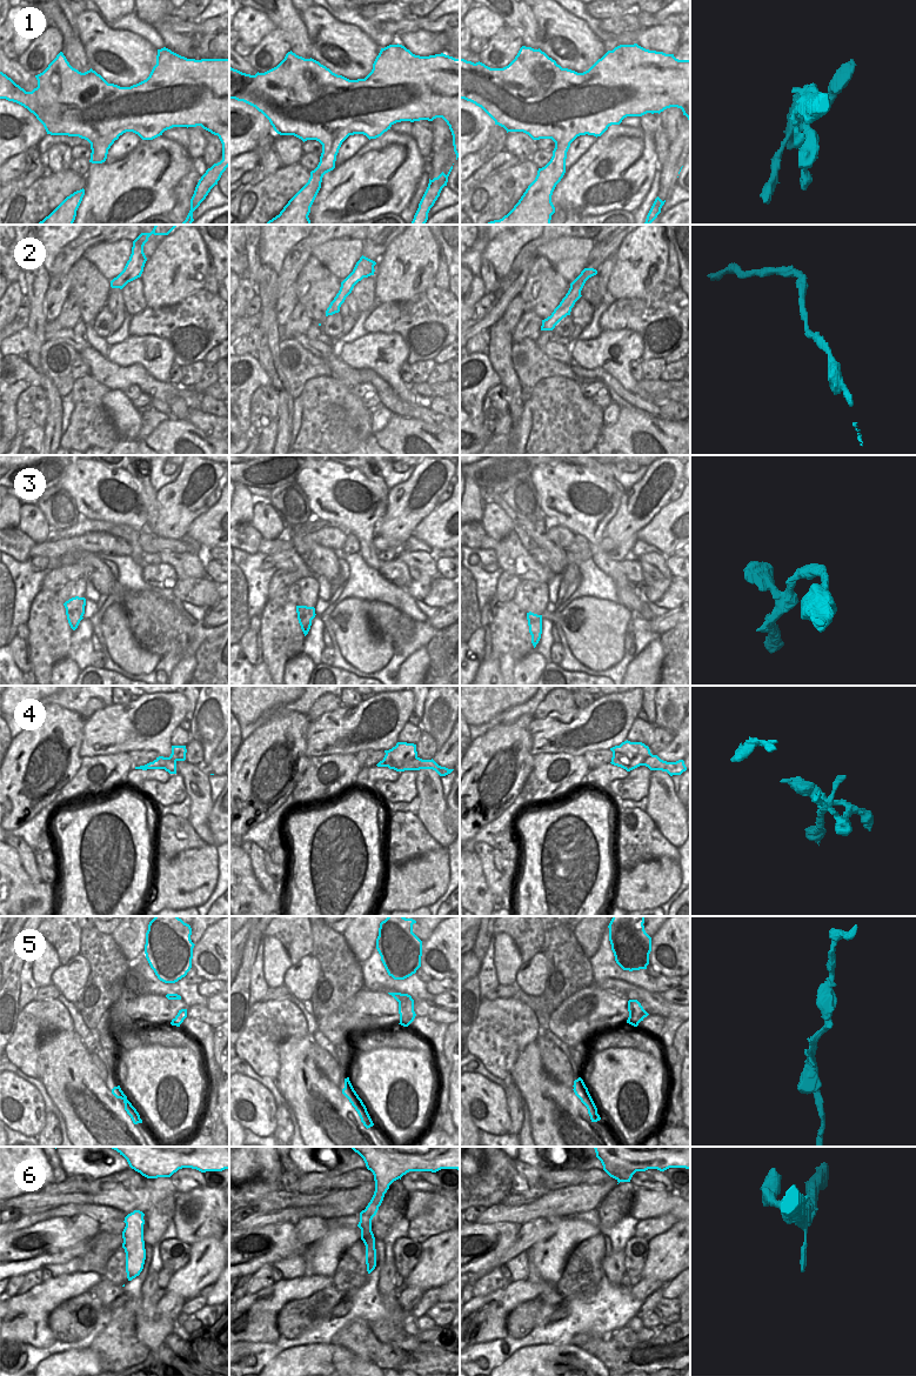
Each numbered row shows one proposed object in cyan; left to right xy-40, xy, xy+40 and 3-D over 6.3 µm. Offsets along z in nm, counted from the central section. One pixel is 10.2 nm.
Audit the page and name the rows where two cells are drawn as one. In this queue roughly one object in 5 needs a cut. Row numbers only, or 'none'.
4.

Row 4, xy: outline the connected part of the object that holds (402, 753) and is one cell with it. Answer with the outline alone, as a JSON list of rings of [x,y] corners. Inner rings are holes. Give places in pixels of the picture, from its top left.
[[[397,742],[395,747],[385,750],[386,755],[382,762],[389,769],[400,772],[401,767],[417,757],[416,744]]]

